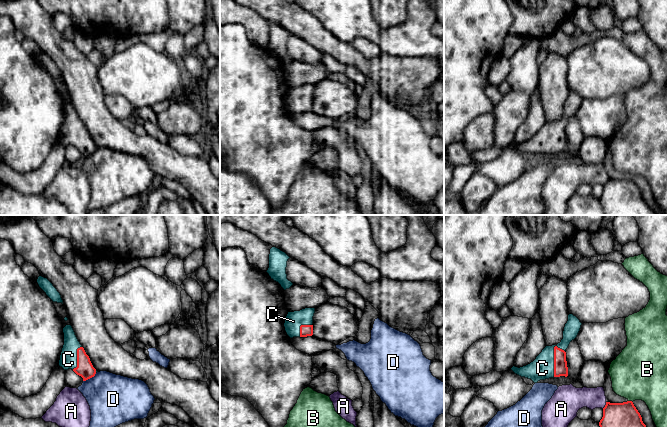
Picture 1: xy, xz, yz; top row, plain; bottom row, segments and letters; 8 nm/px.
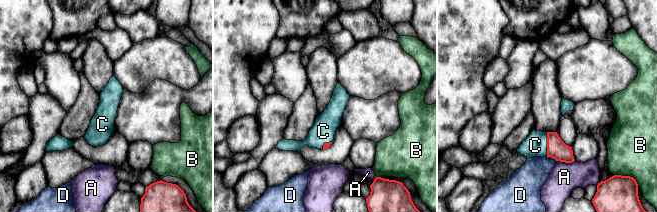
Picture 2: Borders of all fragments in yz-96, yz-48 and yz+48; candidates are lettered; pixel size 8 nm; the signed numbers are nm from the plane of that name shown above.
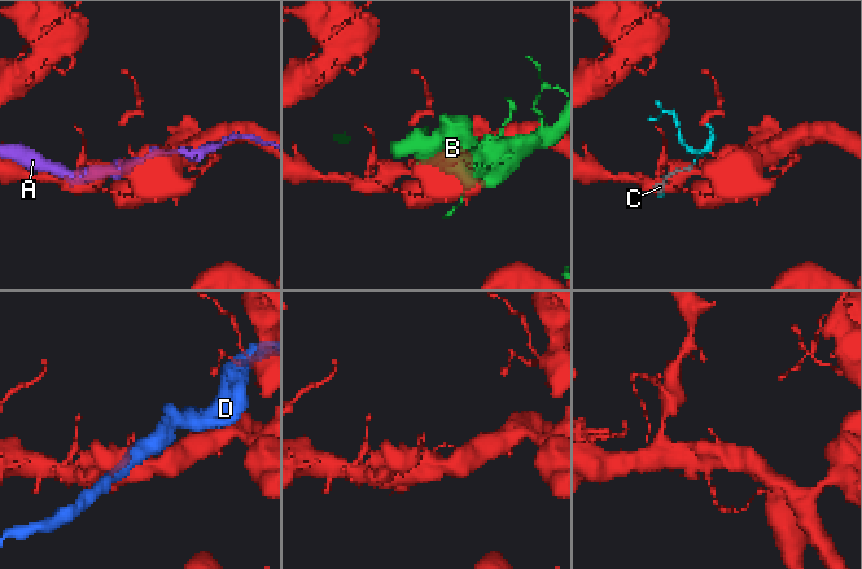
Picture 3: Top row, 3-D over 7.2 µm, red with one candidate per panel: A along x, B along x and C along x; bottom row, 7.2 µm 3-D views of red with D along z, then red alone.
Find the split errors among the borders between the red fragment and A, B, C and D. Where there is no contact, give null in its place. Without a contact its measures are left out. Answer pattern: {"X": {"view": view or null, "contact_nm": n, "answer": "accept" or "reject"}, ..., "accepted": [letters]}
{"A": {"view": "yz", "contact_nm": 70, "answer": "reject"}, "B": {"view": "yz", "contact_nm": 40, "answer": "reject"}, "C": {"view": "yz", "contact_nm": 260, "answer": "accept"}, "D": {"view": "xy", "contact_nm": 130, "answer": "reject"}, "accepted": ["C"]}

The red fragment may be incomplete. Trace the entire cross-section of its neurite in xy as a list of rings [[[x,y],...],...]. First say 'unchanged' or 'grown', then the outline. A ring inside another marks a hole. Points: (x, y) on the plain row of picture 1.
grown; [[[71,101],[63,104],[64,121],[60,131],[59,142],[64,146],[72,145],[86,157],[98,148],[90,137],[84,124],[78,117]]]

